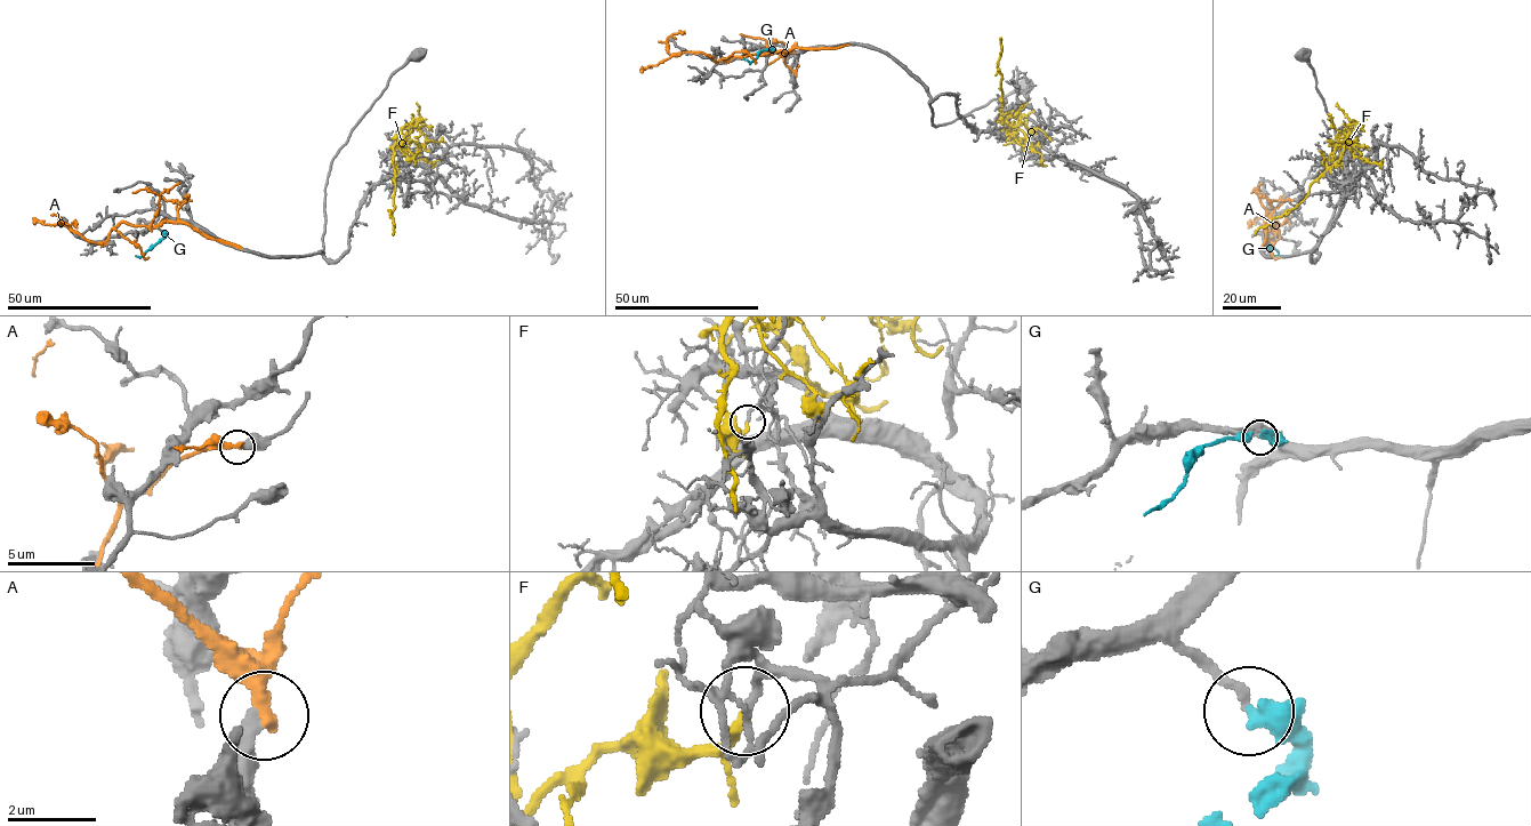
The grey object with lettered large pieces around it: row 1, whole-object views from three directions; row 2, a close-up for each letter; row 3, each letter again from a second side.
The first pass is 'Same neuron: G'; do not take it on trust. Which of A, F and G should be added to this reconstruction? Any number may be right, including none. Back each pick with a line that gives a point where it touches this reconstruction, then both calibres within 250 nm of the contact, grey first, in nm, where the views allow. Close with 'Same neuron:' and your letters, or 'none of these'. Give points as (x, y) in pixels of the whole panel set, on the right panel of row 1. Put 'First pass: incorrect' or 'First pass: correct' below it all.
G: Touches grey at (1266, 232). Thickness 180 nm (grey) against 440 nm
Same neuron: G
First pass: correct

